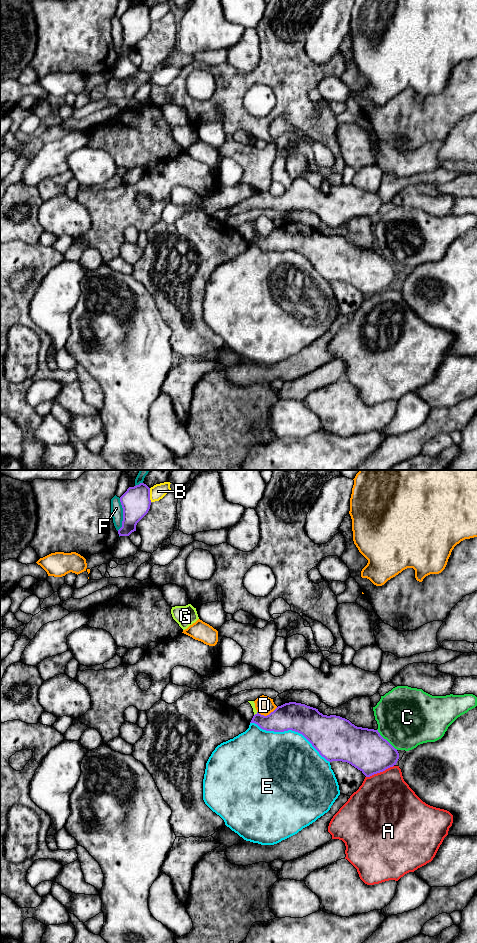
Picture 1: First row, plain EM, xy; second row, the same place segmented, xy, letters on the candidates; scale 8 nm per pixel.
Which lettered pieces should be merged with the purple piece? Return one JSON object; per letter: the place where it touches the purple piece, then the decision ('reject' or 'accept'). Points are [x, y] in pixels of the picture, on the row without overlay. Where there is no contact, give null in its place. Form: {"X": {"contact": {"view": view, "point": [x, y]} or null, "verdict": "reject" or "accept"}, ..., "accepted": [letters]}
{"A": {"contact": {"view": "xy", "point": [379, 292]}, "verdict": "reject"}, "B": {"contact": {"view": "xy", "point": [149, 15]}, "verdict": "reject"}, "C": {"contact": {"view": "xy", "point": [385, 259]}, "verdict": "reject"}, "D": {"contact": {"view": "xy", "point": [267, 235]}, "verdict": "reject"}, "E": {"contact": {"view": "xy", "point": [290, 249]}, "verdict": "reject"}, "F": {"contact": {"view": "xy", "point": [123, 34]}, "verdict": "reject"}, "G": {"contact": {"view": "xy", "point": [255, 234]}, "verdict": "reject"}, "accepted": []}

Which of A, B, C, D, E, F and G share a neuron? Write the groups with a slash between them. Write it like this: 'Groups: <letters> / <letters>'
Groups: A / B / C / D / E G / F

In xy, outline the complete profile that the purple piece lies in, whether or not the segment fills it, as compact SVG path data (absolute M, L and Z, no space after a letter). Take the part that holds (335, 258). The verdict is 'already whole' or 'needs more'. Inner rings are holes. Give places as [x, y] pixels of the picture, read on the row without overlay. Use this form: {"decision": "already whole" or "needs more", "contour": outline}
{"decision": "already whole", "contour": "M289 222L278 226L269 235L258 232L250 243L266 251L284 252L292 250L302 254L327 281L347 282L366 297L385 291L396 285L399 273L378 250L357 247L349 240L336 235L323 235L318 229L305 224Z"}

